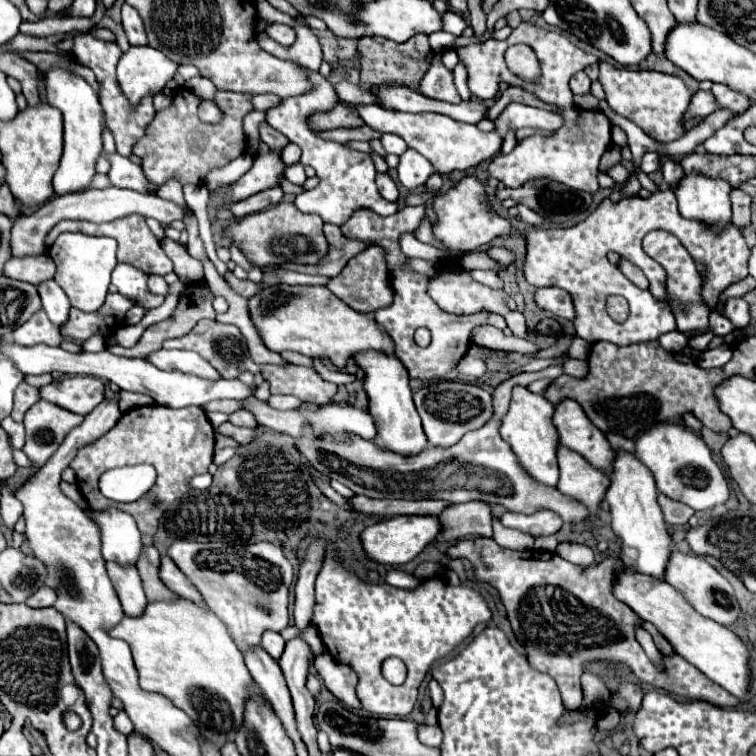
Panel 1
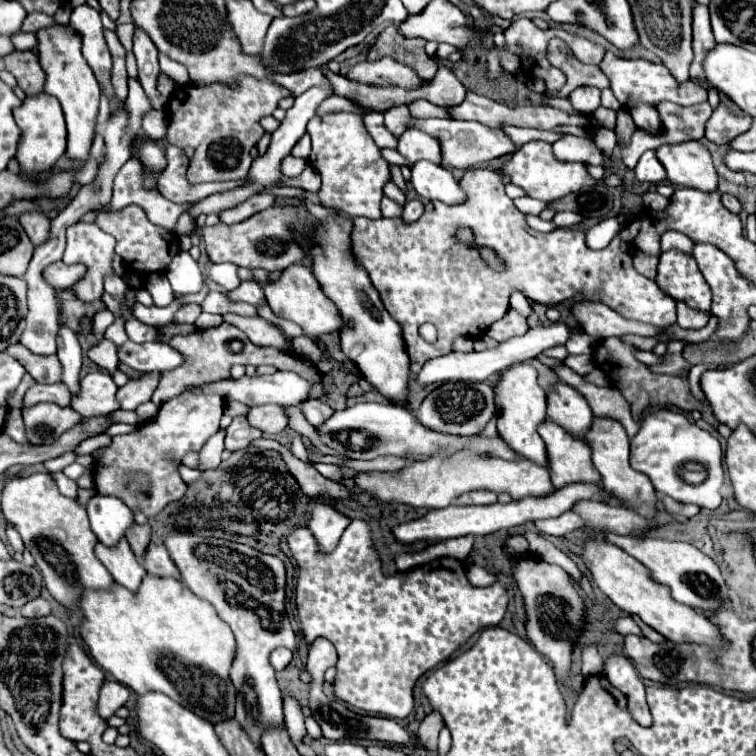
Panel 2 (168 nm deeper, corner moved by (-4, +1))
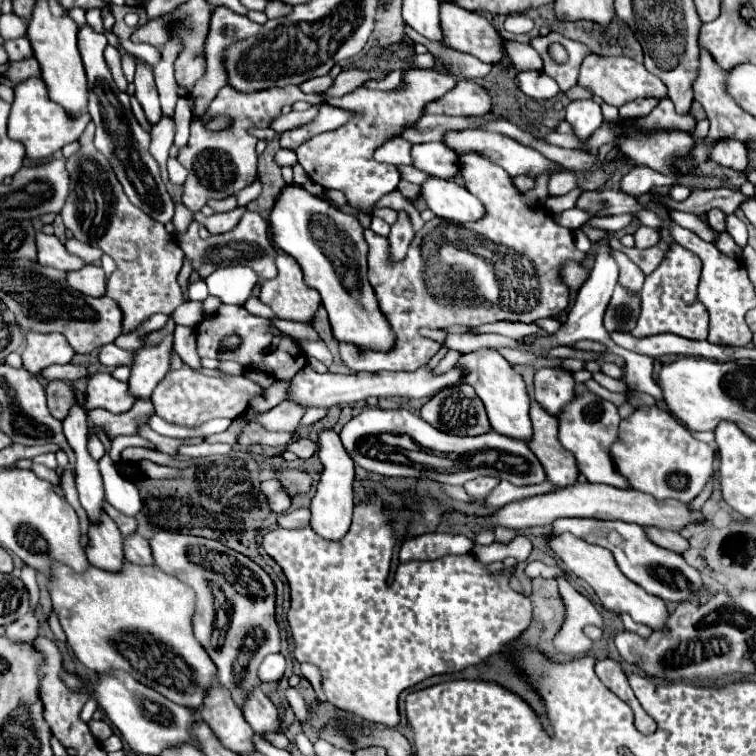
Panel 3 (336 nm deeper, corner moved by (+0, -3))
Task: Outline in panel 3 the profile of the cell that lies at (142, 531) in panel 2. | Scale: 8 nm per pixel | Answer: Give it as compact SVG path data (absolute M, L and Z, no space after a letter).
M104 501L104 511L114 519L114 523L118 525L122 535L132 535L136 531L136 519L134 517L128 517L128 515L116 511L108 501Z

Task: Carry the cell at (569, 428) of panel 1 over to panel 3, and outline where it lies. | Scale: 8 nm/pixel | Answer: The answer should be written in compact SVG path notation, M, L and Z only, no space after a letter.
M564 367L540 369L534 375L534 397L552 415L574 399L574 377Z

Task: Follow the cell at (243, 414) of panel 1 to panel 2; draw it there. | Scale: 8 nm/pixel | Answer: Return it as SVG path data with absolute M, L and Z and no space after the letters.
M258 405L258 407L252 407L246 419L248 419L248 423L252 427L260 429L266 435L276 435L288 425L288 419L286 419L286 415L284 415L280 405Z

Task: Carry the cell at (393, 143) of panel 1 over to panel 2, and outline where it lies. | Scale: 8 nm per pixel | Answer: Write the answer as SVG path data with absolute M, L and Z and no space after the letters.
M406 129L398 137L398 153L404 155L410 163L416 163L418 159L426 159L432 163L438 163L440 159L440 147L438 141L418 129Z

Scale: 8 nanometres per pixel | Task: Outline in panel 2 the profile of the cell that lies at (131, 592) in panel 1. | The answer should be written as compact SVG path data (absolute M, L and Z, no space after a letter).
M122 539L118 547L102 547L102 543L98 543L94 551L118 585L124 585L132 593L138 591L146 575L146 569L134 559L134 553L130 551L130 545L126 539Z

